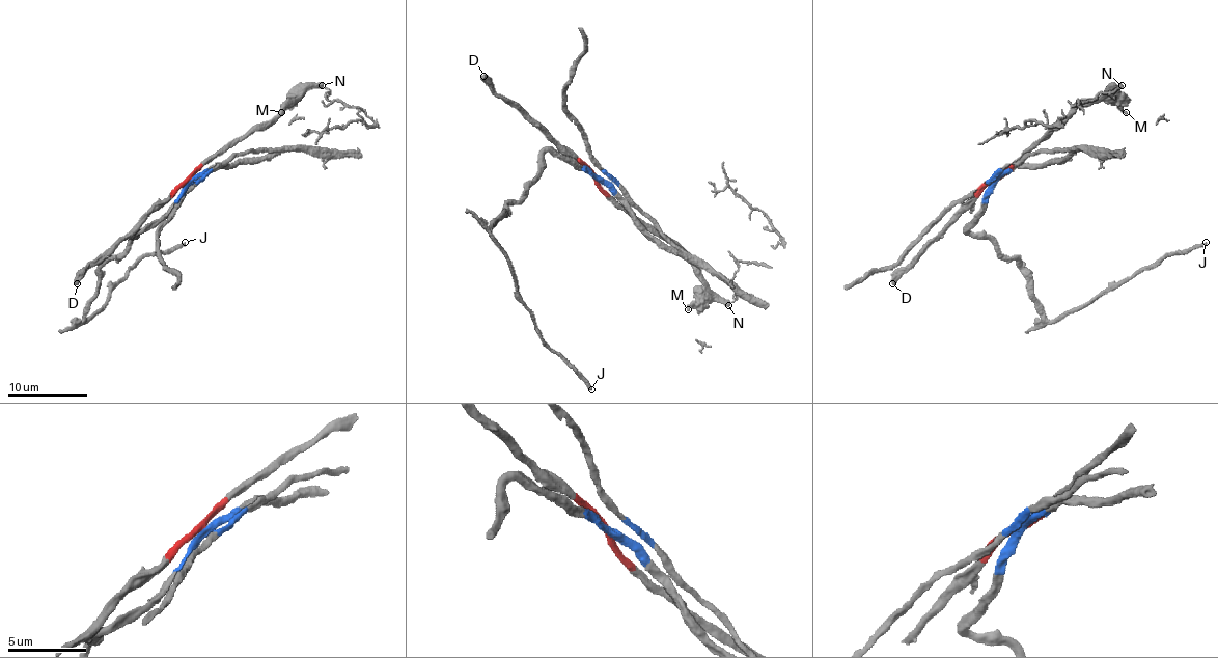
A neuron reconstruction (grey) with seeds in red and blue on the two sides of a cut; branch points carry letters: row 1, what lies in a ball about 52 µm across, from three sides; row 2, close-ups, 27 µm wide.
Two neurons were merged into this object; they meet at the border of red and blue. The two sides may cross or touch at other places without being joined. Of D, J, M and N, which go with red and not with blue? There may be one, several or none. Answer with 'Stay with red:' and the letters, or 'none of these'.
Stay with red: D, M, N

